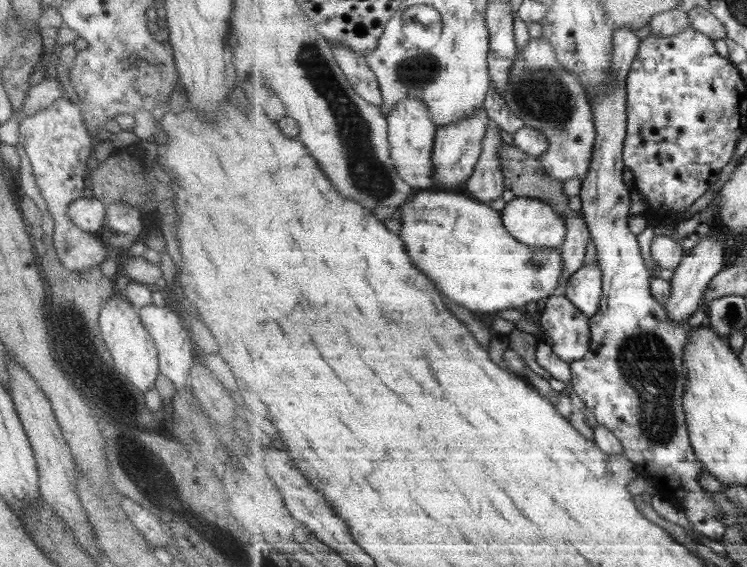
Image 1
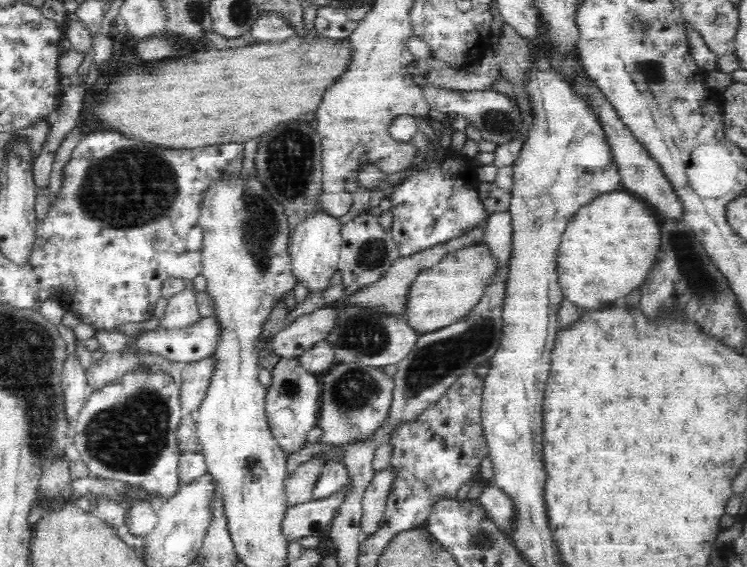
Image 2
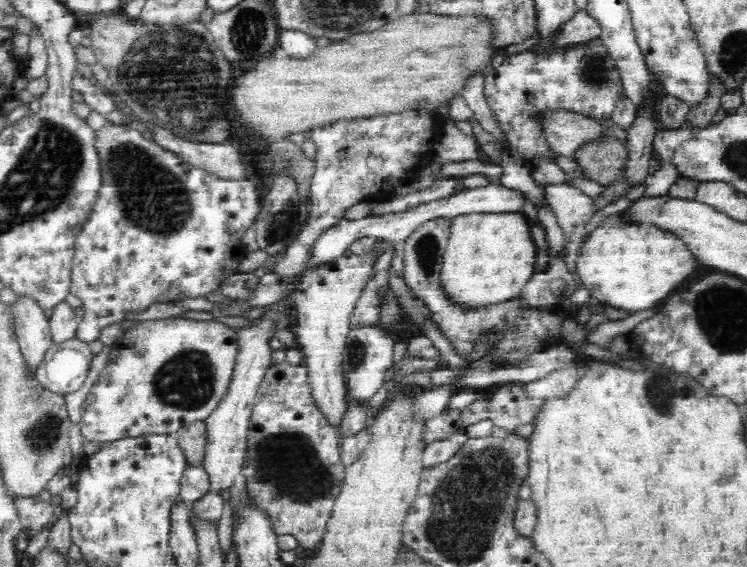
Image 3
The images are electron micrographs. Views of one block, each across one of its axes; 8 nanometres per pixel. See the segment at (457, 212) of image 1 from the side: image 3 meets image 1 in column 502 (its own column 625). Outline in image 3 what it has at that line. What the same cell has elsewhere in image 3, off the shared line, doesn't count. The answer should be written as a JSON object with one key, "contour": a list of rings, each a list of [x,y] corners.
{"contour":[[[612,214],[579,242],[575,260],[578,287],[569,299],[584,304],[594,298],[600,304],[630,314],[648,310],[680,286],[684,278],[689,278],[697,269],[696,262],[697,258],[690,254],[685,242],[673,232]]]}

